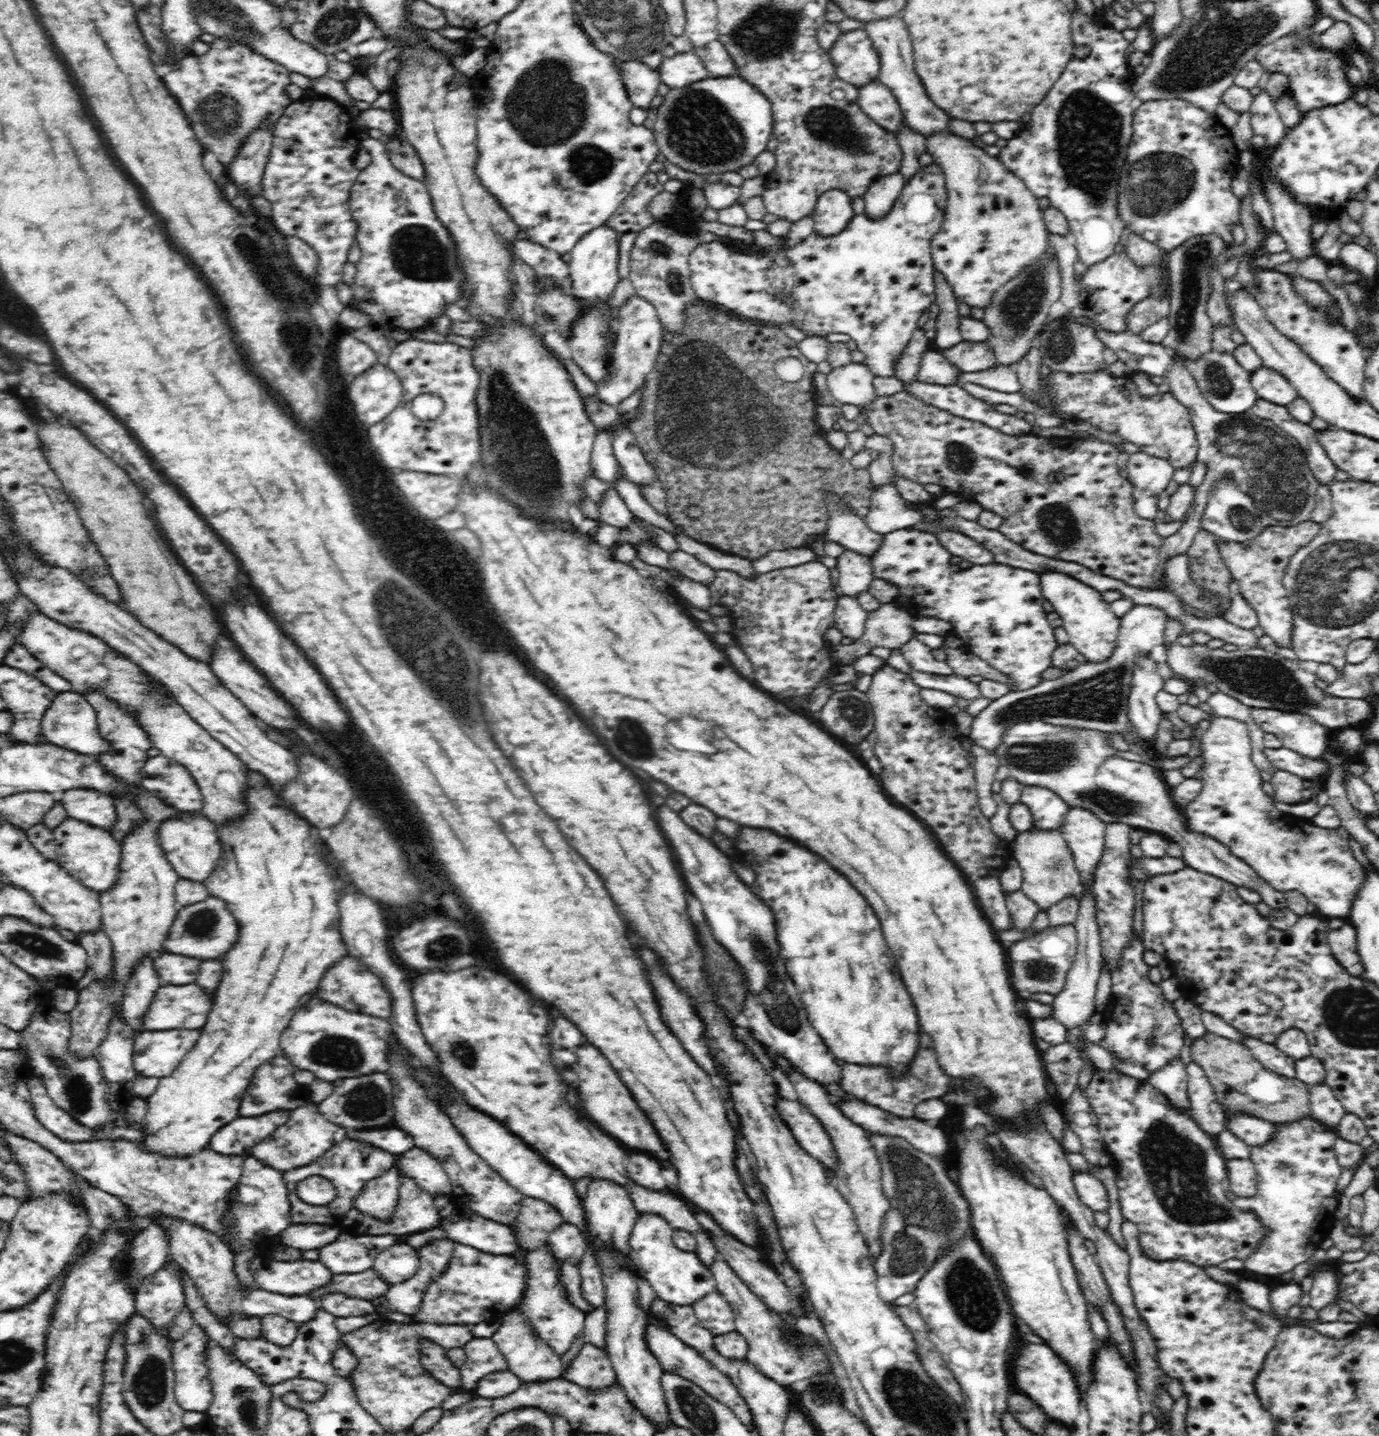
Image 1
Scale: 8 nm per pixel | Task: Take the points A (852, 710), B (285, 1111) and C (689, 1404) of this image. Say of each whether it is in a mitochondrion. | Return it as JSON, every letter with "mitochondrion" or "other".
{"A":"mitochondrion","B":"other","C":"mitochondrion"}

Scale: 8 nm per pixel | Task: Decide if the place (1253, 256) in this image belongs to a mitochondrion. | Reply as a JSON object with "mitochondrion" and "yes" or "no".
{"mitochondrion":"no"}

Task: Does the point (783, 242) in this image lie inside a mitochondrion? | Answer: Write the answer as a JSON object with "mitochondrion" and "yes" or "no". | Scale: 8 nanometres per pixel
{"mitochondrion":"no"}

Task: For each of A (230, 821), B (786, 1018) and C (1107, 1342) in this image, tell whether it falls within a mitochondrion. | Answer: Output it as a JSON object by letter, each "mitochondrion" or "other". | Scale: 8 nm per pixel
{"A":"other","B":"mitochondrion","C":"other"}

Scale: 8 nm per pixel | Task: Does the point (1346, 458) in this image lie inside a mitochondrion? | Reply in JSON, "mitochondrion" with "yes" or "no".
{"mitochondrion":"no"}

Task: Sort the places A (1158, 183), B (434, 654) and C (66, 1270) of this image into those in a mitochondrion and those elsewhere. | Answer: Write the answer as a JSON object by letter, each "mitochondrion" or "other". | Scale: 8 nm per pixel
{"A":"mitochondrion","B":"mitochondrion","C":"other"}

